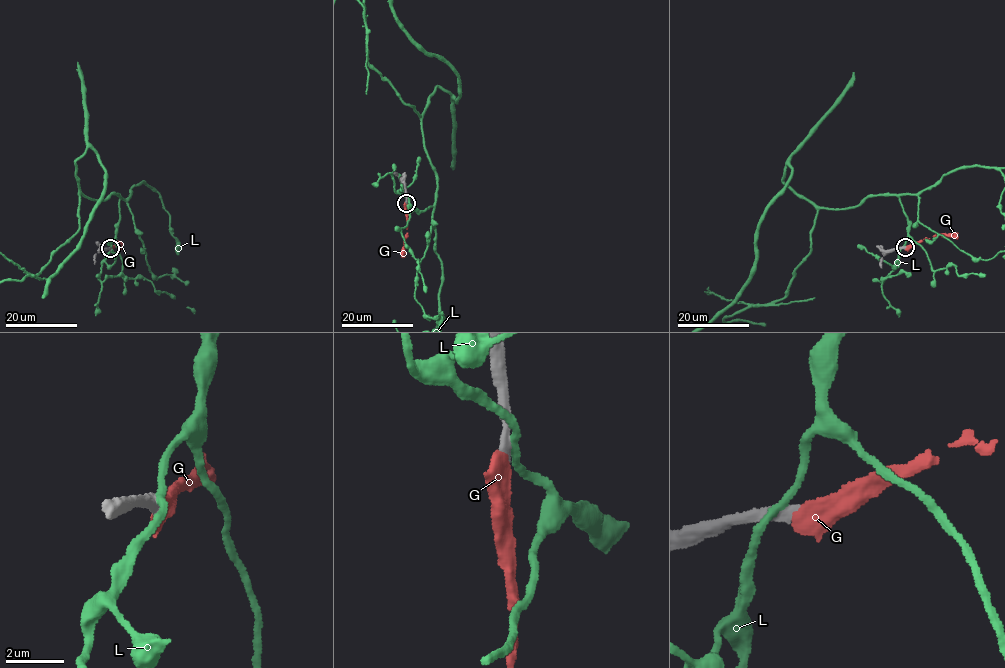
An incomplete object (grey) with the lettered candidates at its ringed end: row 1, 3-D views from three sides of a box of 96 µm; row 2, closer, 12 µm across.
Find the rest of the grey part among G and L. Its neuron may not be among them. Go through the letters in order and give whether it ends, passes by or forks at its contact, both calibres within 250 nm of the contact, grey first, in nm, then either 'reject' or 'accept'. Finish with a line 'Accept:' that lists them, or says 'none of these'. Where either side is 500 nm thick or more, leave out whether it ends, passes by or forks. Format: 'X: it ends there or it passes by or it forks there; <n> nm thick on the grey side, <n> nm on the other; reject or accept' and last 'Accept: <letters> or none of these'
G: 360 nm thick on the grey side, 500 nm on the other; accept
L: it passes by; 400 nm thick on the grey side, 260 nm on the other; reject
Accept: G

